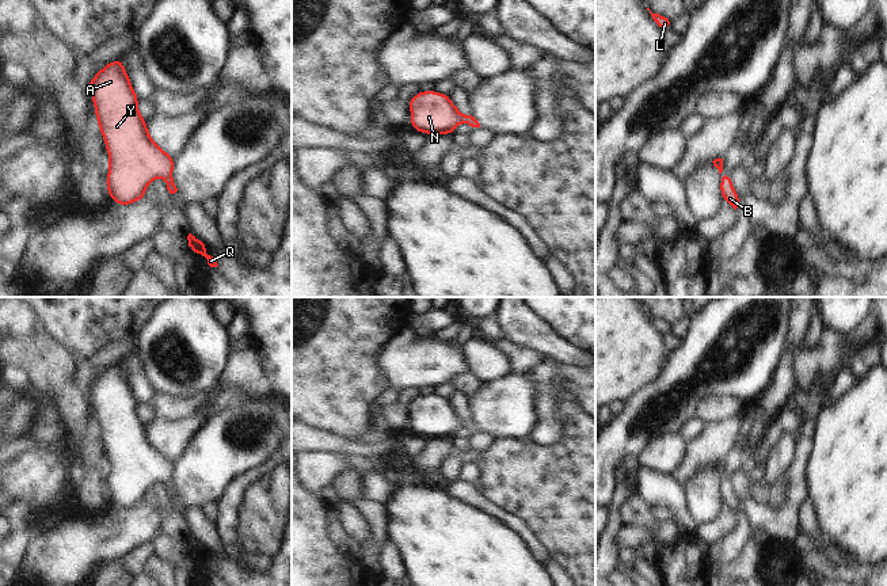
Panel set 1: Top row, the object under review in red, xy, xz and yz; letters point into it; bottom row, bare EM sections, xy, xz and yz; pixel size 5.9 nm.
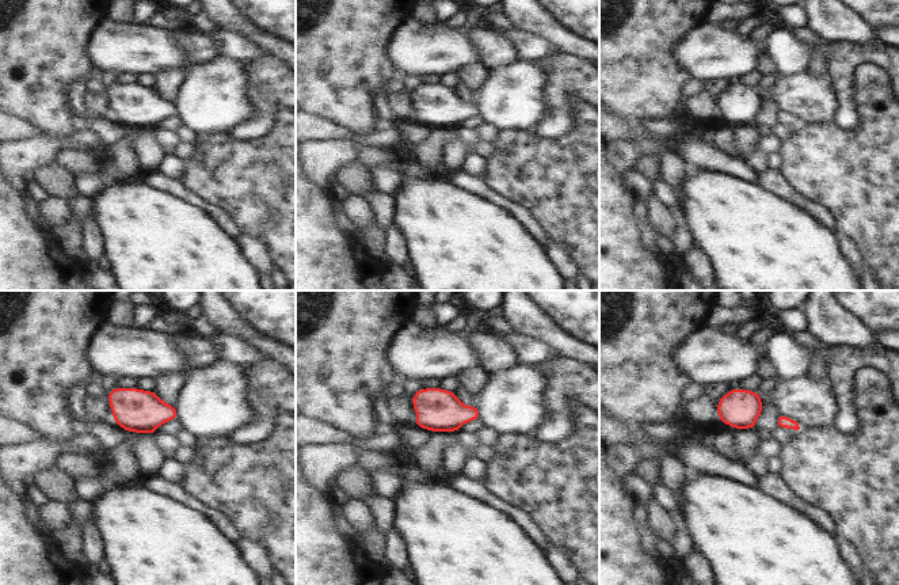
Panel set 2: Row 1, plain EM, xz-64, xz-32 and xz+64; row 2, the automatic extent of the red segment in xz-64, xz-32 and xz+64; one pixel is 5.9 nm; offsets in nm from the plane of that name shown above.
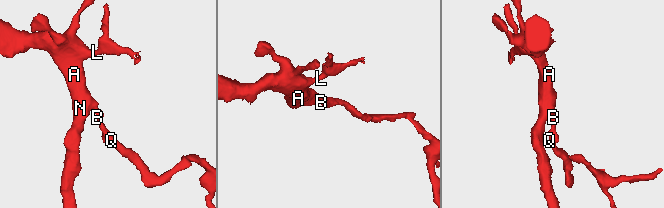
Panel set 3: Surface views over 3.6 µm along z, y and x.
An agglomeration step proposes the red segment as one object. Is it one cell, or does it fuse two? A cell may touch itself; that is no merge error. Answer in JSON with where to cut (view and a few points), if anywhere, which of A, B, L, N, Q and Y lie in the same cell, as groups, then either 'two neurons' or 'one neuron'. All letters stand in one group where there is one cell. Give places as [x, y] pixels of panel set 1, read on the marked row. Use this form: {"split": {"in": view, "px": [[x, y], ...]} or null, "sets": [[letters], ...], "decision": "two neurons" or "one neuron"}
{"split": null, "sets": [["A", "B", "L", "N", "Q", "Y"]], "decision": "one neuron"}

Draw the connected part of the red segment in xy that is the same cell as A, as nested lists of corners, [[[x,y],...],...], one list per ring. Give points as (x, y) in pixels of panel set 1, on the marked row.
[[[123,61],[106,64],[87,85],[109,153],[109,197],[117,205],[132,205],[144,199],[145,190],[157,178],[175,194],[175,159],[153,141]]]

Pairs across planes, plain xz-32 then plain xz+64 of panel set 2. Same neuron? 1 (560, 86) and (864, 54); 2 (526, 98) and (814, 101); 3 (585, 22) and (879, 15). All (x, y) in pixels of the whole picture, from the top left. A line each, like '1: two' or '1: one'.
1: one
2: one
3: one

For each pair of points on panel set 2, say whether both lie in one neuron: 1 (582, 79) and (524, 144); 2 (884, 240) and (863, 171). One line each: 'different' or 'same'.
1: different
2: same

